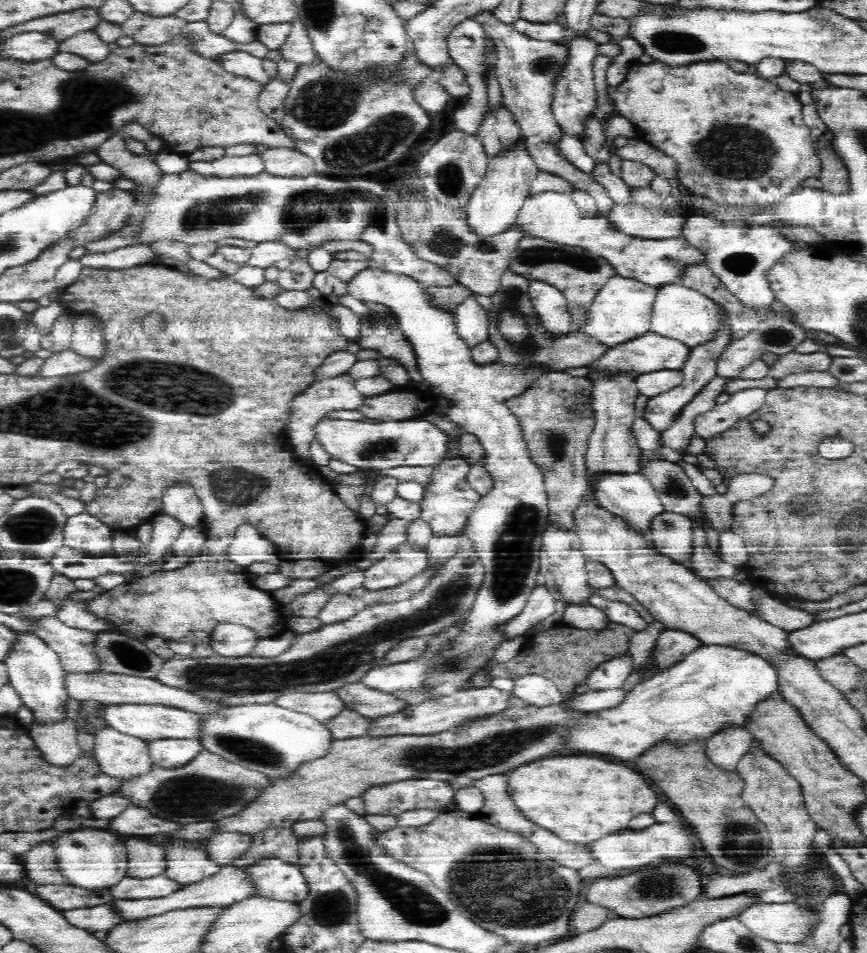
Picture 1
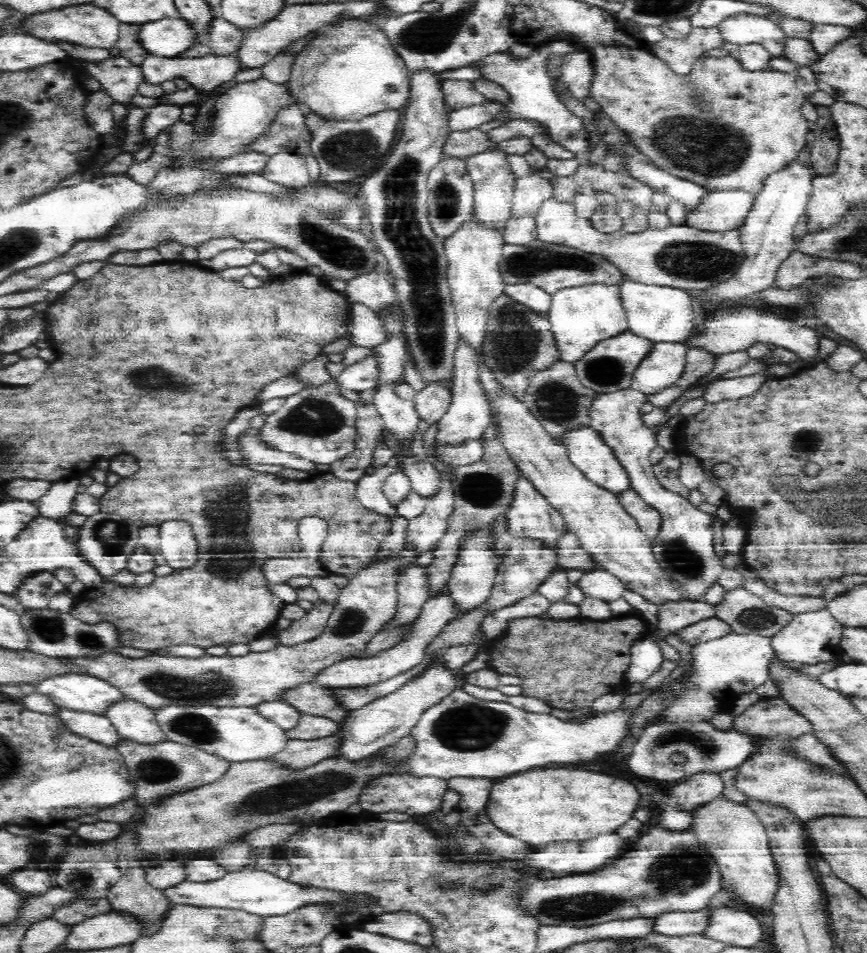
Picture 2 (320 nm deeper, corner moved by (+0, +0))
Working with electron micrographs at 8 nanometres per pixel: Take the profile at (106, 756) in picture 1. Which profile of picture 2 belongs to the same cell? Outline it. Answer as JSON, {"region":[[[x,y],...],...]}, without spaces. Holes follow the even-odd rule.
{"region":[[[62,709],[60,719],[72,733],[84,736],[111,749],[117,750],[117,746],[125,741],[107,716]]]}

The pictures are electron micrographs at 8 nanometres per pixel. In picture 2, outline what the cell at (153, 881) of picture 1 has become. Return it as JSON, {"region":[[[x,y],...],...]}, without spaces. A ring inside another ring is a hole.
{"region":[[[246,866],[240,870],[227,871],[224,876],[206,882],[194,882],[188,878],[162,888],[162,895],[173,905],[190,905],[195,907],[218,907],[225,909],[240,909],[260,916],[282,916],[295,911],[302,904],[310,904],[312,900],[332,900],[328,891],[301,887],[280,878],[267,870]]]}

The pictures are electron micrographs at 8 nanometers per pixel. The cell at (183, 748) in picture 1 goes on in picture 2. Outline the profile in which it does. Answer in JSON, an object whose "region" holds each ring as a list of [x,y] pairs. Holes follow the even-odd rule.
{"region":[[[134,700],[116,704],[107,718],[118,729],[120,737],[132,743],[156,746],[172,742],[156,722],[155,710]]]}

